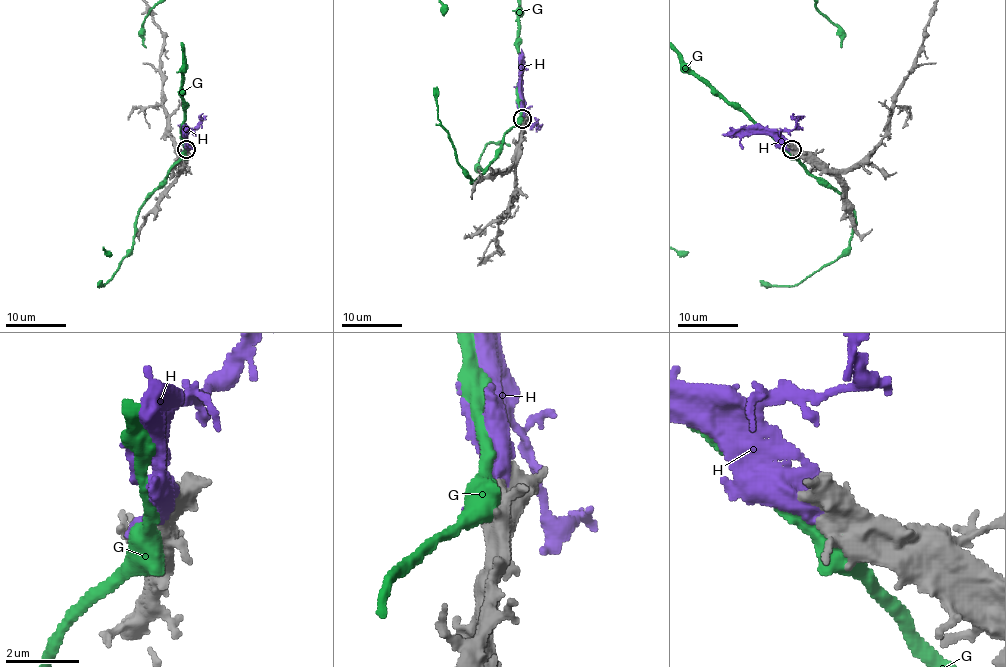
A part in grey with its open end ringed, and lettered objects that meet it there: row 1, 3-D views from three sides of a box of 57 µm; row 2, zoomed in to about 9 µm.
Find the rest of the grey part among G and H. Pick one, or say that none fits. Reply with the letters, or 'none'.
H

